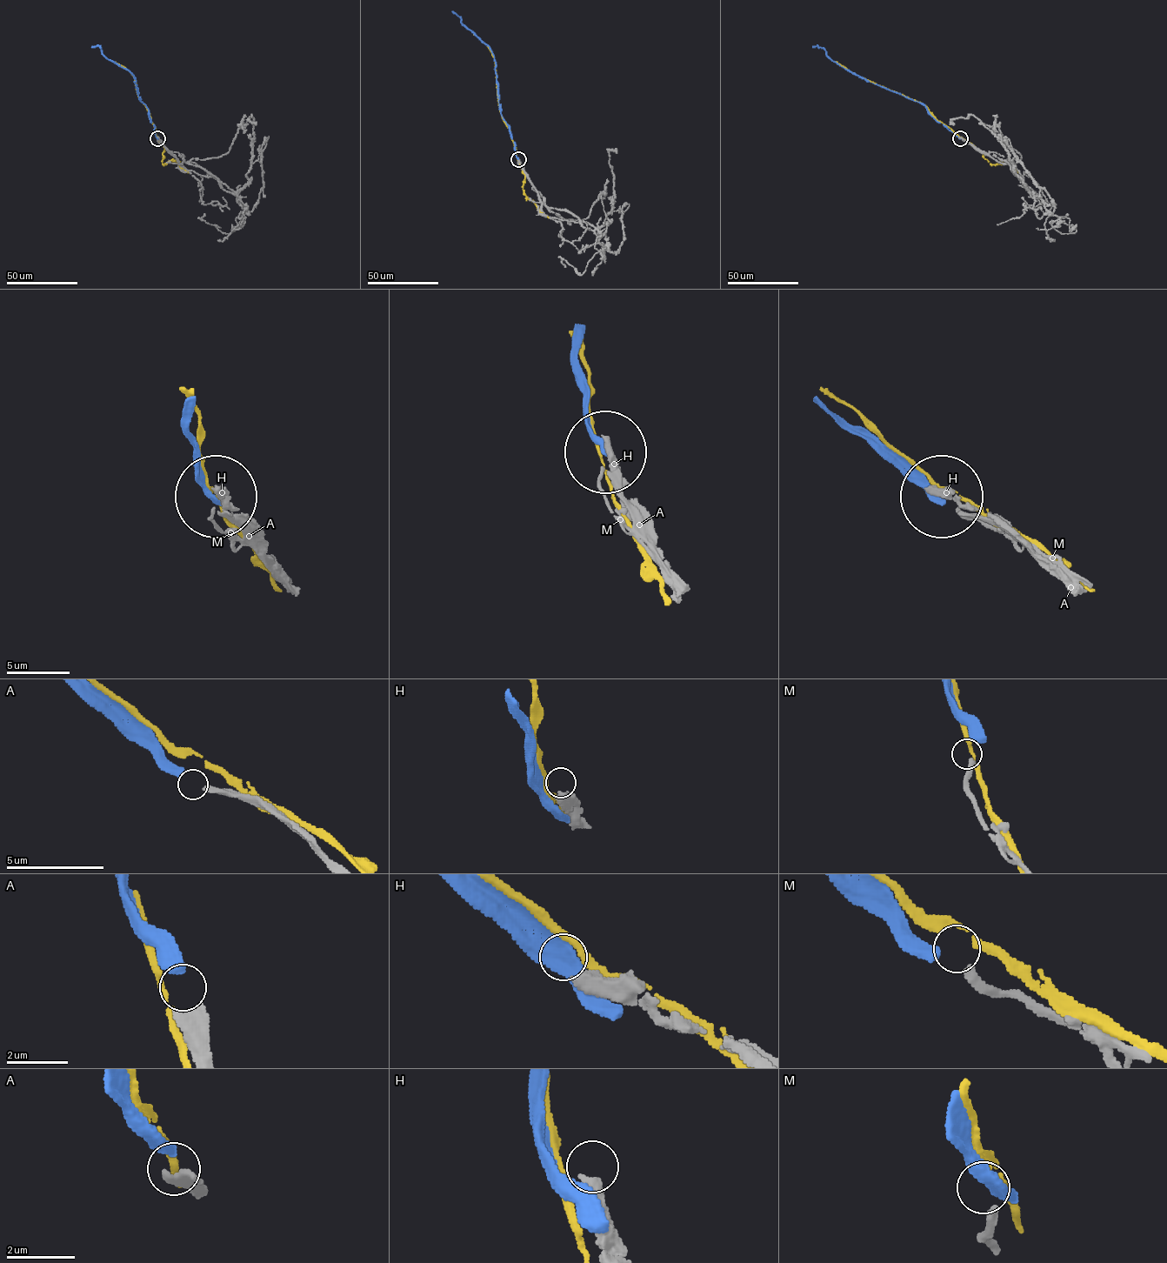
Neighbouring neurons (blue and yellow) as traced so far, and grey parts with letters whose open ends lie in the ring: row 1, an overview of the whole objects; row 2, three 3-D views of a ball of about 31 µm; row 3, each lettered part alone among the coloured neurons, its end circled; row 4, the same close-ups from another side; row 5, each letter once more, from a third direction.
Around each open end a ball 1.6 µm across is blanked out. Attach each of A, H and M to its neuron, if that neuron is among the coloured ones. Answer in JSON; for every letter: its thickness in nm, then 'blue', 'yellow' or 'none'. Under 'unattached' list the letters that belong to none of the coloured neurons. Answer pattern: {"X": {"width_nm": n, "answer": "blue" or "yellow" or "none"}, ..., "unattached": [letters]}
{"A": {"width_nm": 380, "answer": "blue"}, "H": {"width_nm": 500, "answer": "none"}, "M": {"width_nm": 300, "answer": "none"}, "unattached": ["H", "M"]}

